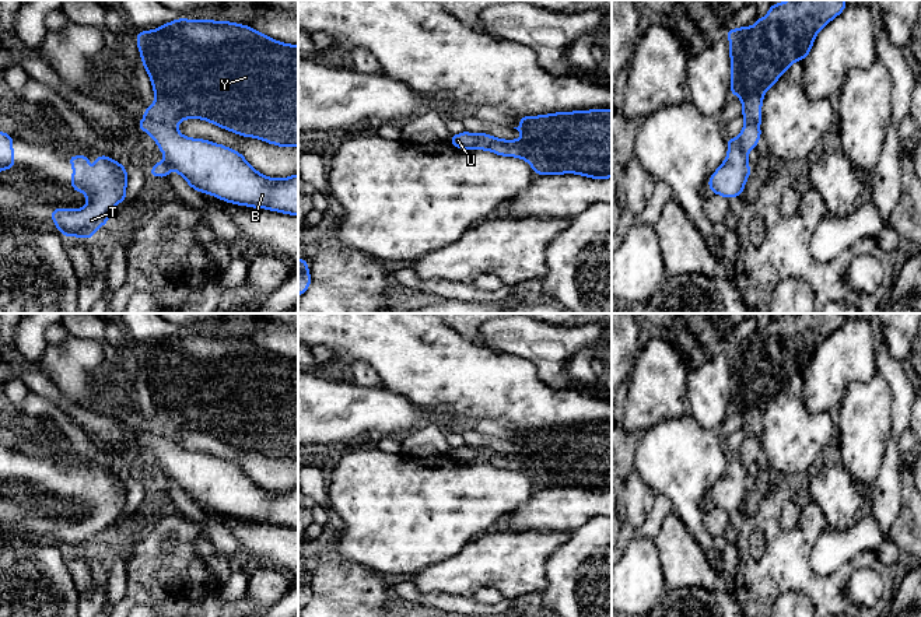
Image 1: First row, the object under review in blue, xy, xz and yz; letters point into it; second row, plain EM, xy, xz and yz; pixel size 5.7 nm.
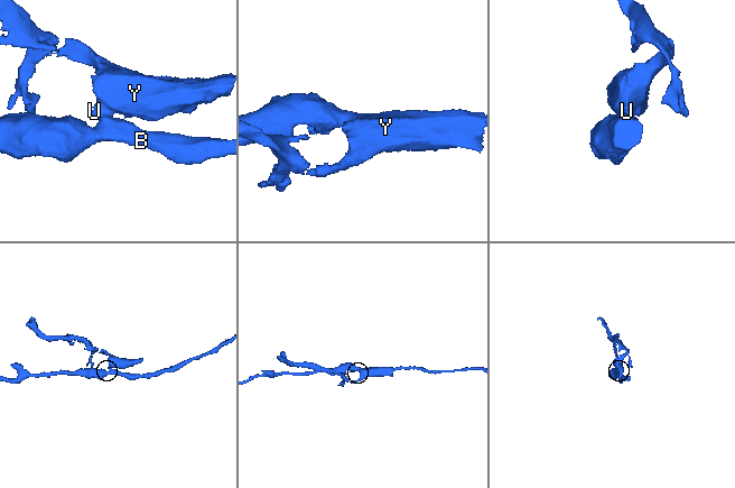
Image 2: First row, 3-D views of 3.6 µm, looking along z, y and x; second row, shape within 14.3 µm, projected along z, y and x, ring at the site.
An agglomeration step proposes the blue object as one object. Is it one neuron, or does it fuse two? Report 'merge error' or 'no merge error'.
merge error

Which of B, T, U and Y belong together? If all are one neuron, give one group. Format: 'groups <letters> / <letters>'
groups B T U / Y

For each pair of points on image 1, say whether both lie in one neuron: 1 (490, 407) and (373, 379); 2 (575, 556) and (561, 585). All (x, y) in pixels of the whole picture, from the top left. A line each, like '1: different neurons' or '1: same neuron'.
1: different neurons
2: same neuron

